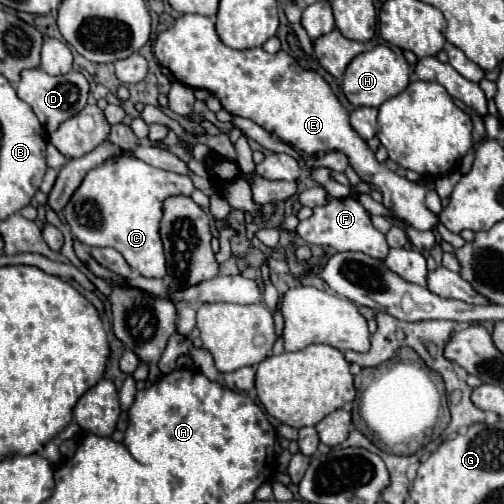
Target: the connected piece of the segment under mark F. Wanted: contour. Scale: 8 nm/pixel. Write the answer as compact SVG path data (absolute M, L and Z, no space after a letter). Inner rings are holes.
M327 195L327 203L315 207L313 215L309 219L299 221L299 225L295 227L295 233L309 245L323 245L323 247L331 247L335 251L361 251L375 259L385 259L387 251L389 251L385 235L373 227L371 215L355 197L335 199L335 197Z

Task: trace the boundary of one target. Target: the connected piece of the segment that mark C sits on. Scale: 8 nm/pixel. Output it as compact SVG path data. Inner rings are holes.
M125 149L119 157L107 159L101 167L91 169L75 195L69 199L65 207L65 219L71 227L71 233L89 247L113 247L117 249L131 269L137 269L143 277L162 279L167 274L166 258L163 255L163 243L159 237L159 223L163 217L163 199L175 195L191 195L195 191L193 183L185 175L177 175L173 171L157 169L133 155L131 149Z

